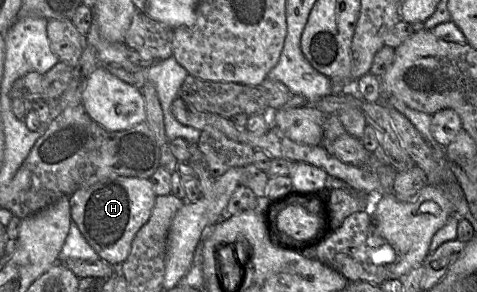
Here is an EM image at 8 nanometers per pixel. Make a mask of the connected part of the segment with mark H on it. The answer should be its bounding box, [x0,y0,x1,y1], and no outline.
[70,178,156,270]

